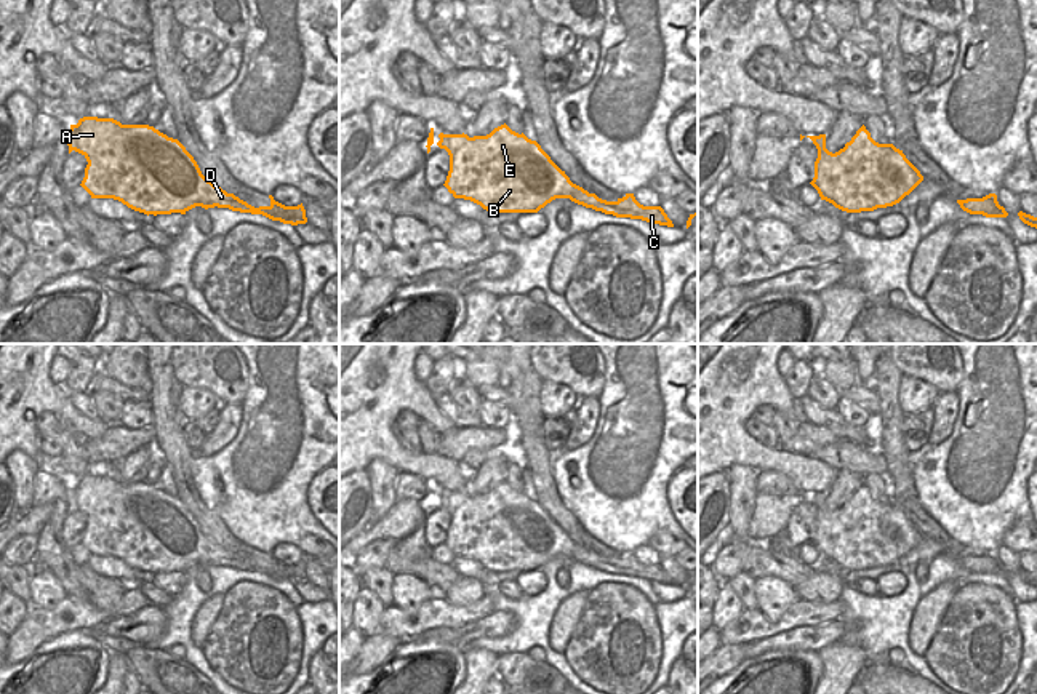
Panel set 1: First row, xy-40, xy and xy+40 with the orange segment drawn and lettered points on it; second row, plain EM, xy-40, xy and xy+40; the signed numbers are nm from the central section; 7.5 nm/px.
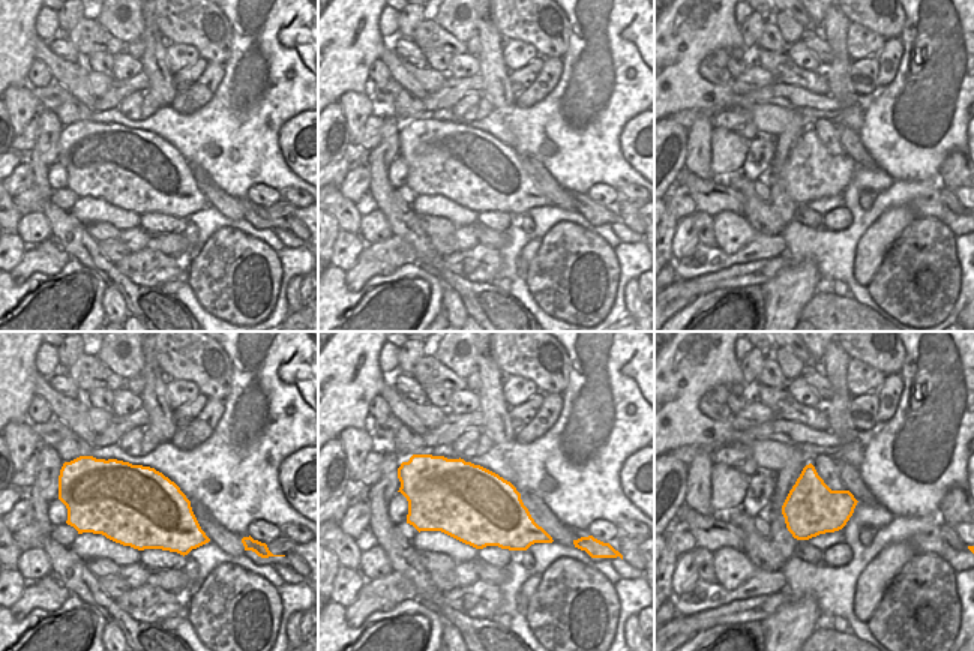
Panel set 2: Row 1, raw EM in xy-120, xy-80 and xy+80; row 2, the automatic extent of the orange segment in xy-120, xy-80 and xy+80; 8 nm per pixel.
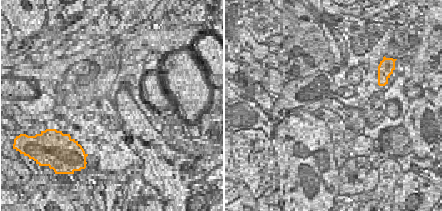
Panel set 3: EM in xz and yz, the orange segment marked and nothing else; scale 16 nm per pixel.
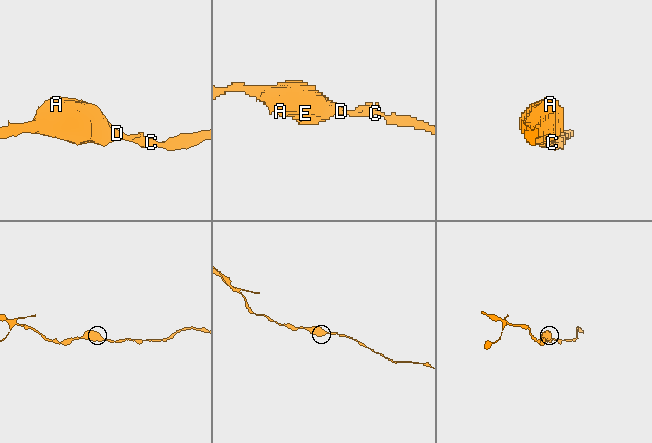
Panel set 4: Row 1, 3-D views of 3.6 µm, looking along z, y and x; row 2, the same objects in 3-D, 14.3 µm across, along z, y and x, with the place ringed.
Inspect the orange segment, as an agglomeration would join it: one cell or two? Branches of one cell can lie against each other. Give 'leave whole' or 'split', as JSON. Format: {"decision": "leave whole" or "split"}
{"decision": "leave whole"}

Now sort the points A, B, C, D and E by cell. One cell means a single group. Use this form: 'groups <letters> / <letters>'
groups A B C D E

